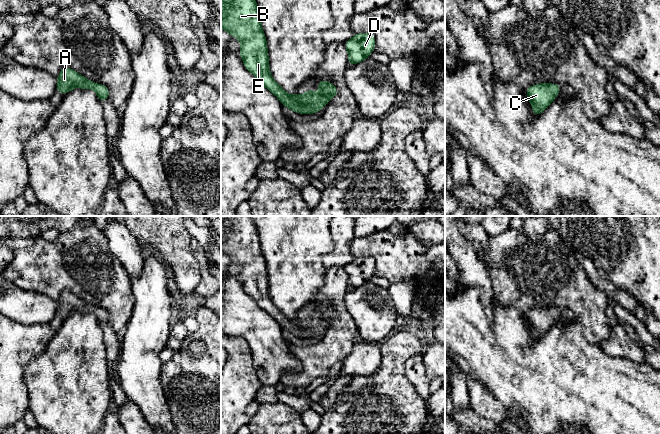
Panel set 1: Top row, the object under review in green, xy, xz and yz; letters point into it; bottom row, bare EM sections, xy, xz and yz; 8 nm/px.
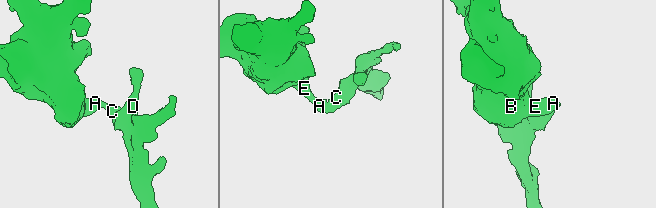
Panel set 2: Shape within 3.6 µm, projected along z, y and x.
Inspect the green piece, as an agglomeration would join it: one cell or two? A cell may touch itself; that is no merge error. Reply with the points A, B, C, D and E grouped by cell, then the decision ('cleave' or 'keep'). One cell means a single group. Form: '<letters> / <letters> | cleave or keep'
A B C D E | keep

